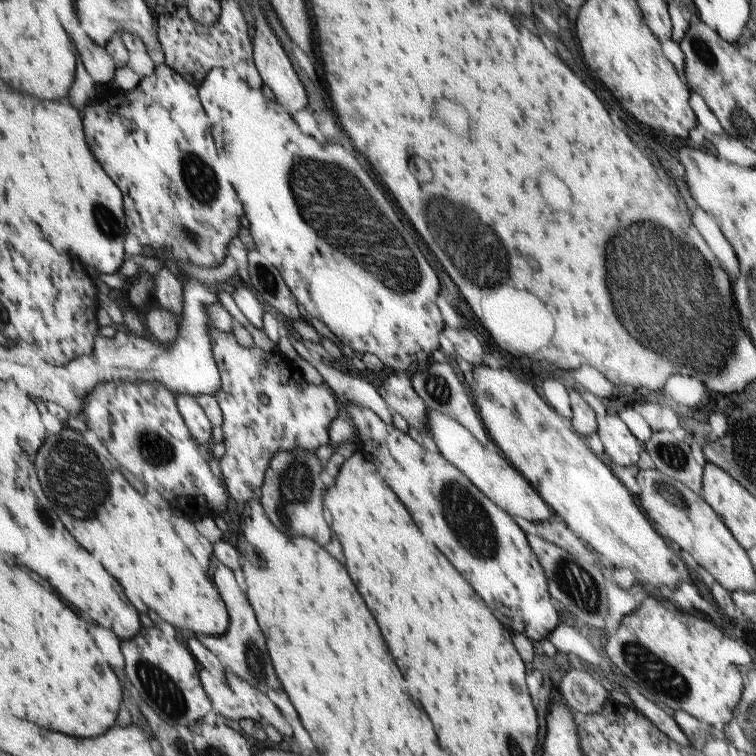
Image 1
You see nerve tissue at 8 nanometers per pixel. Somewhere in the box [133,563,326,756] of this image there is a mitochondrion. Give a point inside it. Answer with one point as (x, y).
(256, 666)

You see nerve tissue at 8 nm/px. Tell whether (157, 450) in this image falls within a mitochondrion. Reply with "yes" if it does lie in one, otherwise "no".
yes

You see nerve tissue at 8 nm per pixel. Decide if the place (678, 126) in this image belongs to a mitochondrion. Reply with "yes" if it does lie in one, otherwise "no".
no

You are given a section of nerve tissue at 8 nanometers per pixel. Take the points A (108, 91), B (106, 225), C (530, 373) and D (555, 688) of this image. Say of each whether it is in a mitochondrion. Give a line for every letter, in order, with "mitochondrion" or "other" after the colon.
A: other
B: mitochondrion
C: other
D: other

